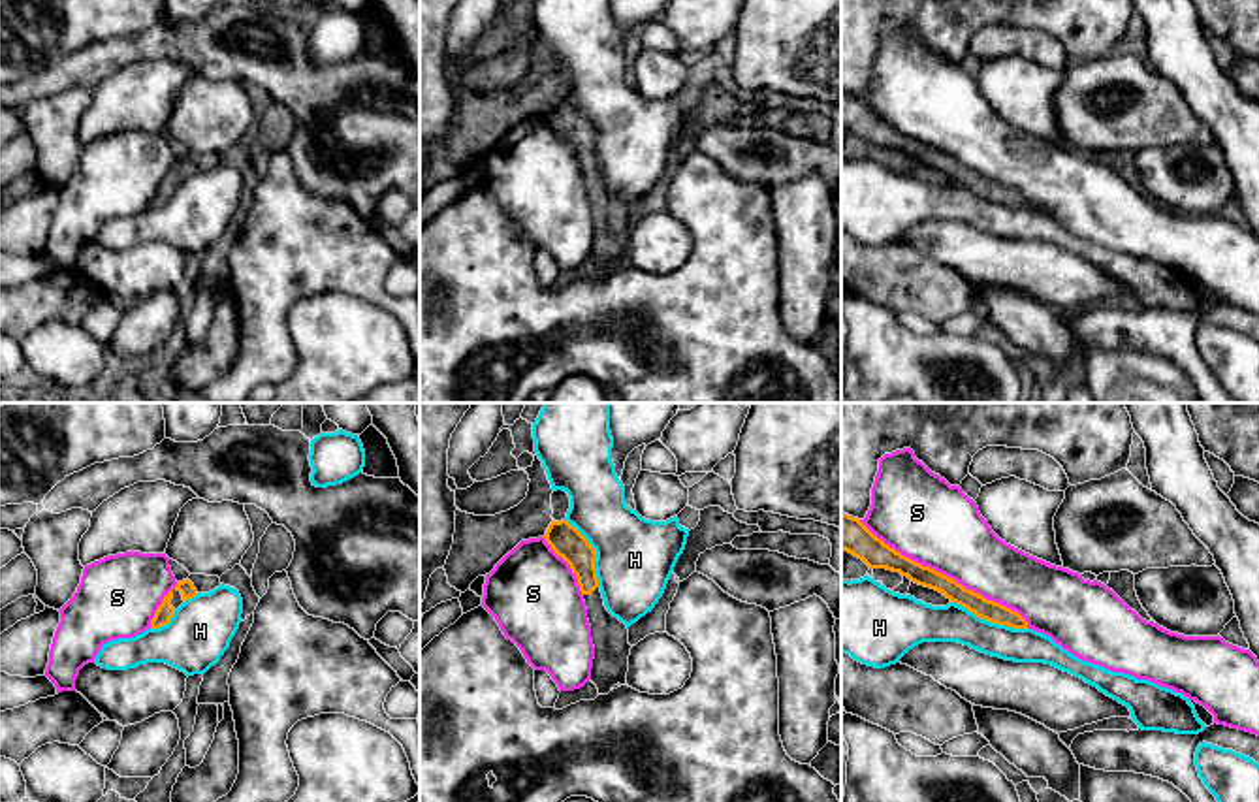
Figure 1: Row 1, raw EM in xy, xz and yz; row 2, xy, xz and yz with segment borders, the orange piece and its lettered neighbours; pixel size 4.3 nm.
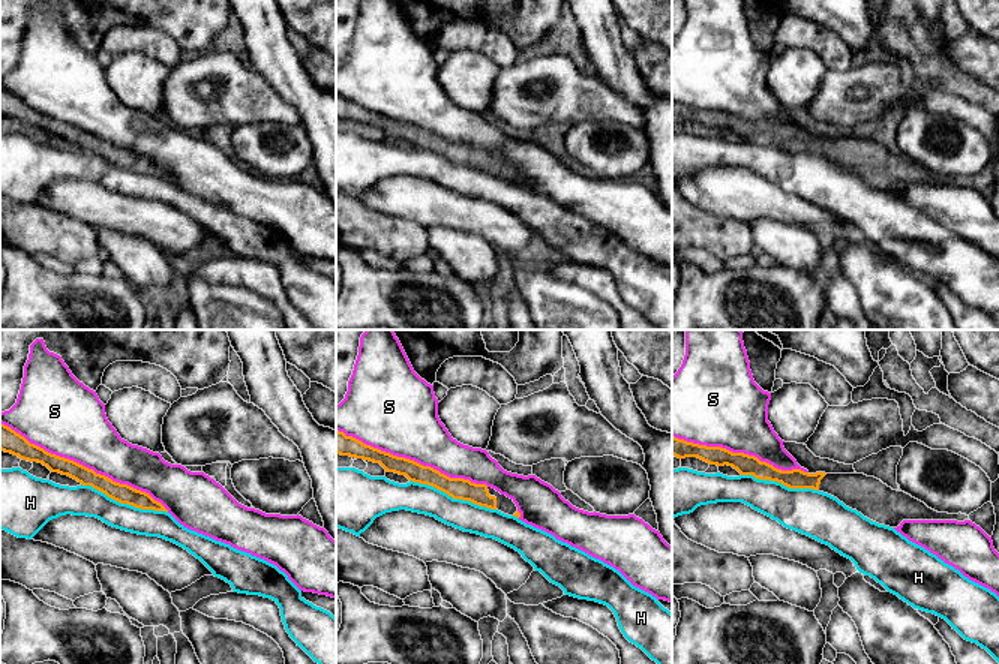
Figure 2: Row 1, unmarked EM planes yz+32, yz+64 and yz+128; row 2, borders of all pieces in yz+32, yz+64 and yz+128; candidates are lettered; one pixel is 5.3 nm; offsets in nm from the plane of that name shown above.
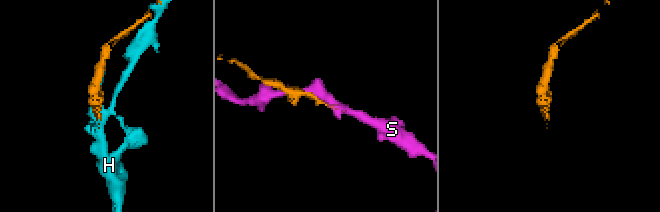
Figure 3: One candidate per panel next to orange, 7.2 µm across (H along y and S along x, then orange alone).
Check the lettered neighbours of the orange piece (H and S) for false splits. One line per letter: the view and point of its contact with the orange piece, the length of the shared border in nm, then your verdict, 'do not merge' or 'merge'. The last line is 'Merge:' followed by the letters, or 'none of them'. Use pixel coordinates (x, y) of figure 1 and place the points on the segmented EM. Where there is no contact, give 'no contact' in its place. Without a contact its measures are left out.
H: meets orange in yz at (988, 620); contact 340 nm long; do not merge
S: meets orange in yz at (943, 575); contact 850 nm long; do not merge
Merge: none of them

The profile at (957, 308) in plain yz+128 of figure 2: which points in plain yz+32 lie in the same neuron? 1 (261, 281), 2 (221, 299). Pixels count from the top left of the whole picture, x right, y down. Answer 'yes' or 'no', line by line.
1: yes
2: no

